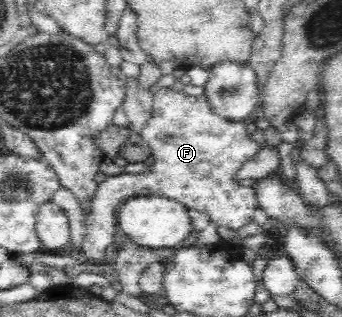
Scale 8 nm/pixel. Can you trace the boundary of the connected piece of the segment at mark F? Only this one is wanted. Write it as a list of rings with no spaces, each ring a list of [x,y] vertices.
[[[168,87],[153,95],[153,112],[139,133],[150,147],[154,163],[137,175],[108,176],[99,184],[92,210],[85,223],[81,259],[92,264],[106,262],[105,250],[114,242],[117,212],[126,201],[149,193],[178,201],[186,208],[204,213],[216,226],[242,229],[253,221],[258,199],[253,187],[240,186],[234,179],[237,171],[258,153],[260,143],[246,134],[245,121],[234,123],[215,114],[205,96],[191,96]]]

